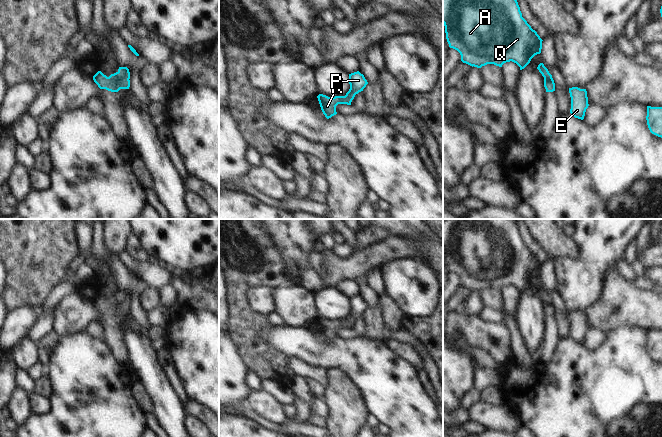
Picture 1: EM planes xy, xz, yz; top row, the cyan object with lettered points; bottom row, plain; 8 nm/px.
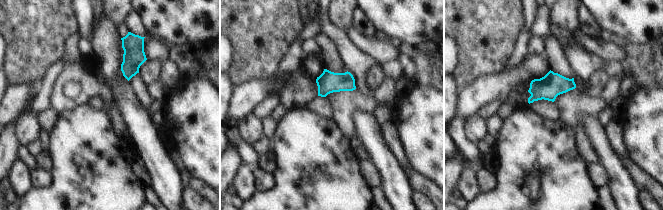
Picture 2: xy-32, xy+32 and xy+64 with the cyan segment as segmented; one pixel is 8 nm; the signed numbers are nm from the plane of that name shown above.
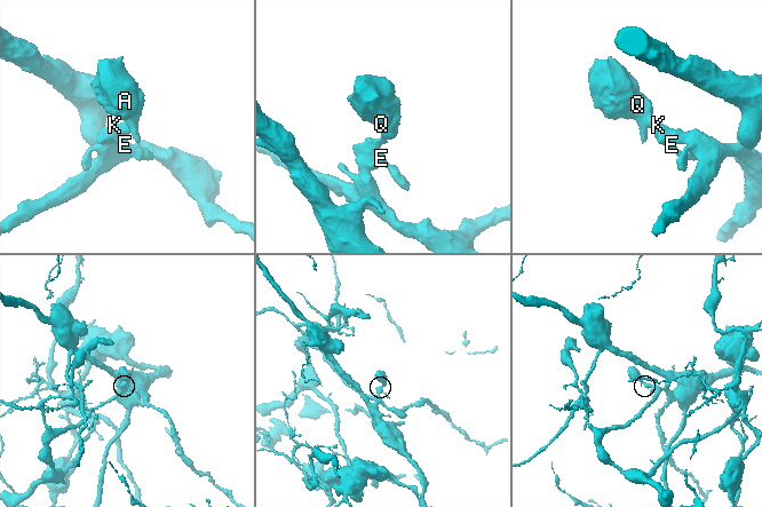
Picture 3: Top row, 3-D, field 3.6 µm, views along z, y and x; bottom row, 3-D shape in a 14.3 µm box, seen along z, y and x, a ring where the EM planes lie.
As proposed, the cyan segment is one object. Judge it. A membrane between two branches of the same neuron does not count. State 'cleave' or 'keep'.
keep

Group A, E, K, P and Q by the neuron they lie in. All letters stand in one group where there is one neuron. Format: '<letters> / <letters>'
A E K P Q

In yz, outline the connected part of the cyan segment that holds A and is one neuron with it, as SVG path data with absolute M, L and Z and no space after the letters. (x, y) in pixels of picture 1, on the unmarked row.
M445 219L443 248L449 271L457 274L461 279L461 285L472 291L481 292L487 288L502 291L504 287L512 285L522 294L535 279L541 277L543 264L522 241L513 219Z

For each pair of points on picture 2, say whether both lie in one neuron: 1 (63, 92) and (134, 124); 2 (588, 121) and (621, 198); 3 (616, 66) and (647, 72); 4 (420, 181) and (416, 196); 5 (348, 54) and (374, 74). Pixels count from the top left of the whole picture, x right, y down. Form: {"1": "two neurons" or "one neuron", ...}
{"1": "two neurons", "2": "one neuron", "3": "two neurons", "4": "two neurons", "5": "two neurons"}

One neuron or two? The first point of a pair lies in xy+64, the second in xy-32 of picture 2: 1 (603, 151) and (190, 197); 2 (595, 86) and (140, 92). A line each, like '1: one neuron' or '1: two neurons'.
1: two neurons
2: two neurons

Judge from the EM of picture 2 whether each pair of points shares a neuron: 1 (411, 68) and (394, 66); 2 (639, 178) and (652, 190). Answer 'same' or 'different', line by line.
1: different
2: same

